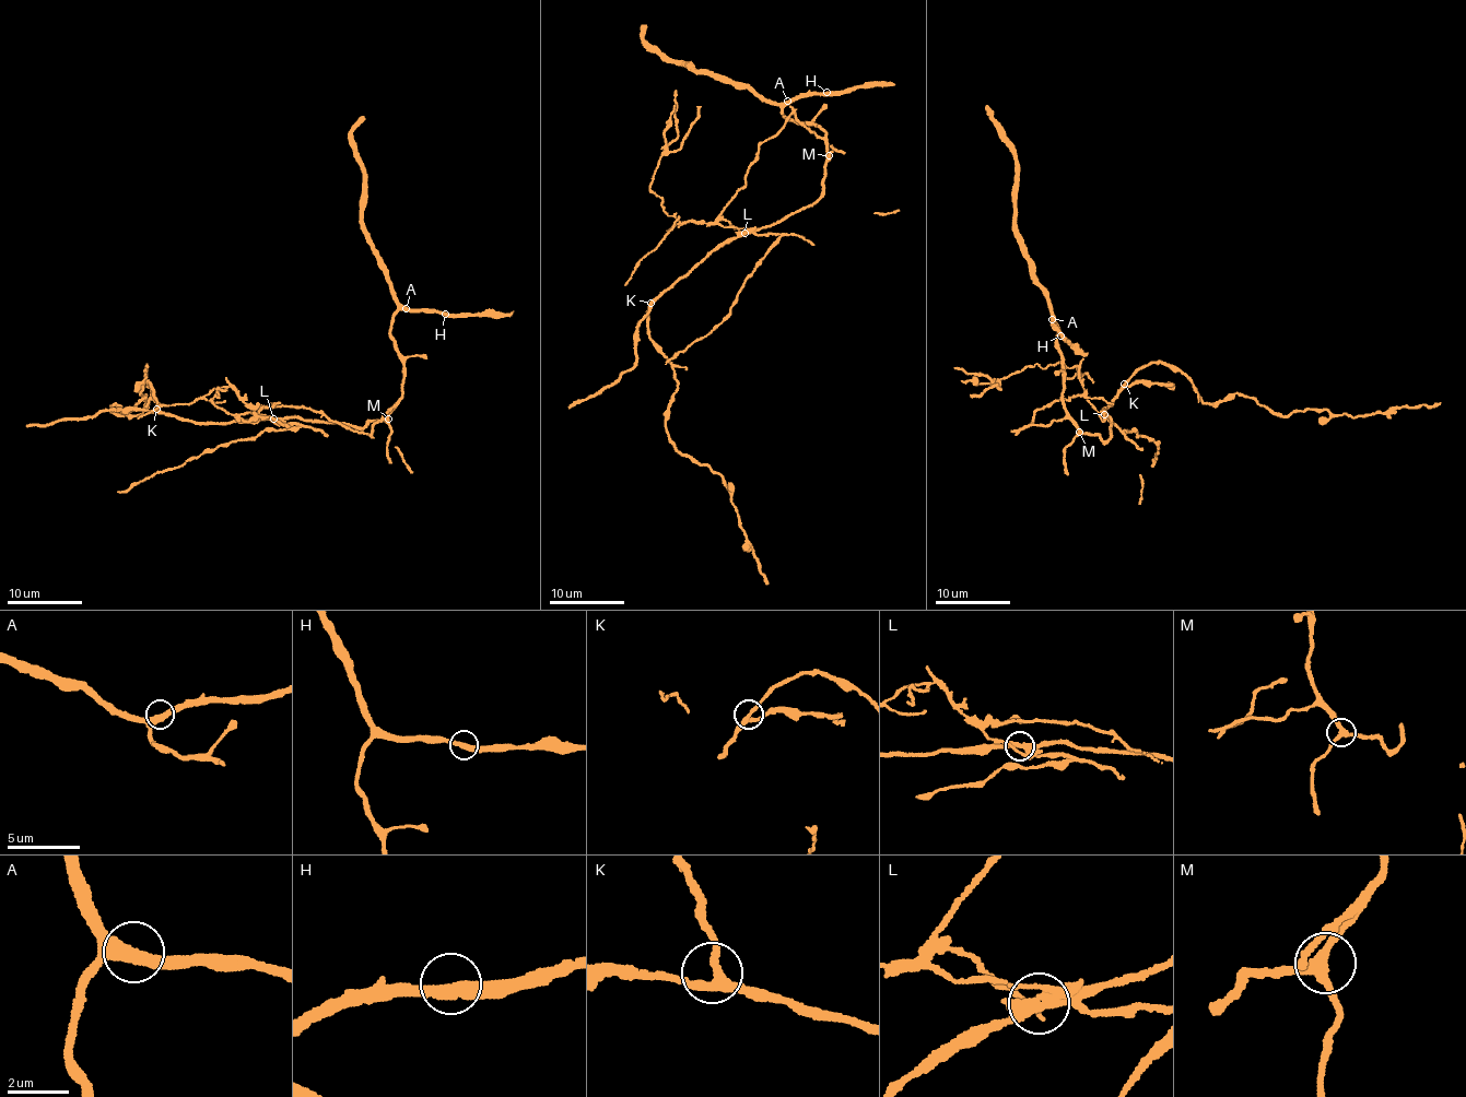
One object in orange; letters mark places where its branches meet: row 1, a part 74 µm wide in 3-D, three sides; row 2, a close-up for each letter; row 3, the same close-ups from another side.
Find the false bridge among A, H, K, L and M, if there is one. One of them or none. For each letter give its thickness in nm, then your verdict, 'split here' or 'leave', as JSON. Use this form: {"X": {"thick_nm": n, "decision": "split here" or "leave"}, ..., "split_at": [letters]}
{"A": {"thick_nm": 360, "decision": "leave"}, "H": {"thick_nm": 400, "decision": "leave"}, "K": {"thick_nm": 280, "decision": "leave"}, "L": {"thick_nm": 320, "decision": "split here"}, "M": {"thick_nm": 280, "decision": "leave"}, "split_at": ["L"]}

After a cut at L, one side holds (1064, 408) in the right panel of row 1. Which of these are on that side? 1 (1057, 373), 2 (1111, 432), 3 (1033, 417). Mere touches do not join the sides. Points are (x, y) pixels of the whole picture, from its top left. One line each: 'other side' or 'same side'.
1: same side
2: same side
3: other side

